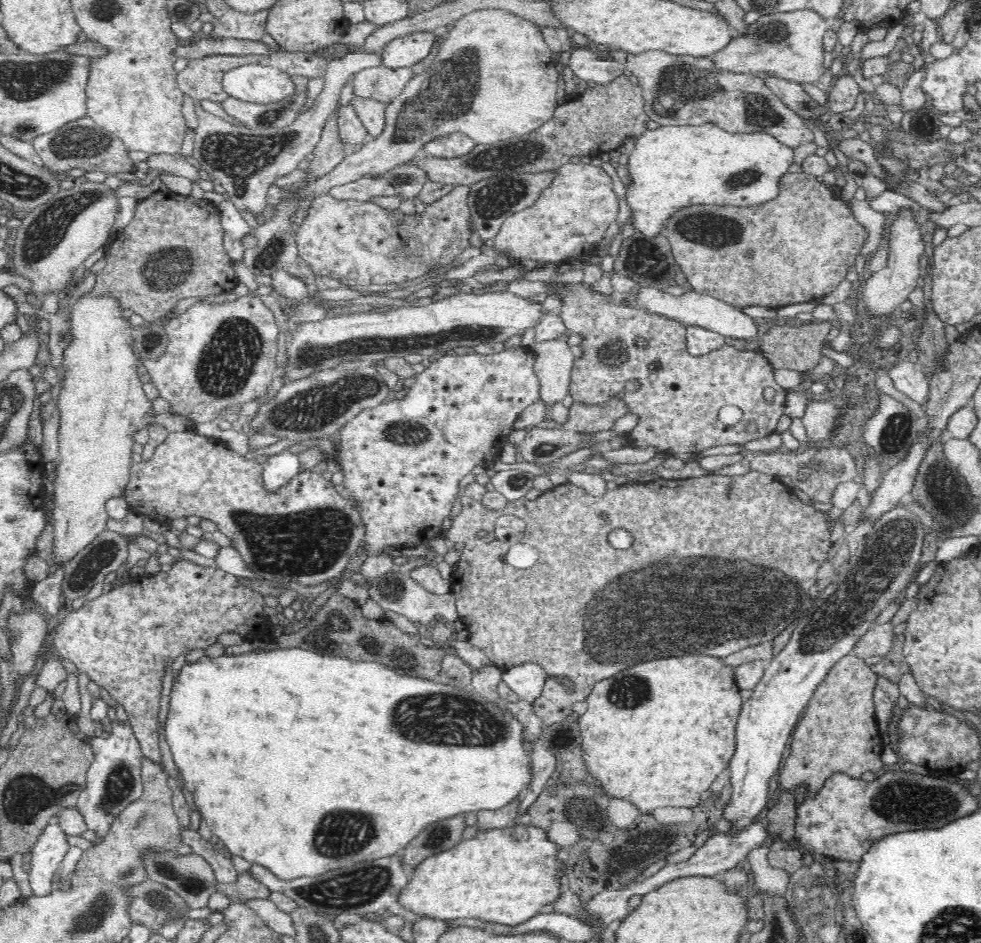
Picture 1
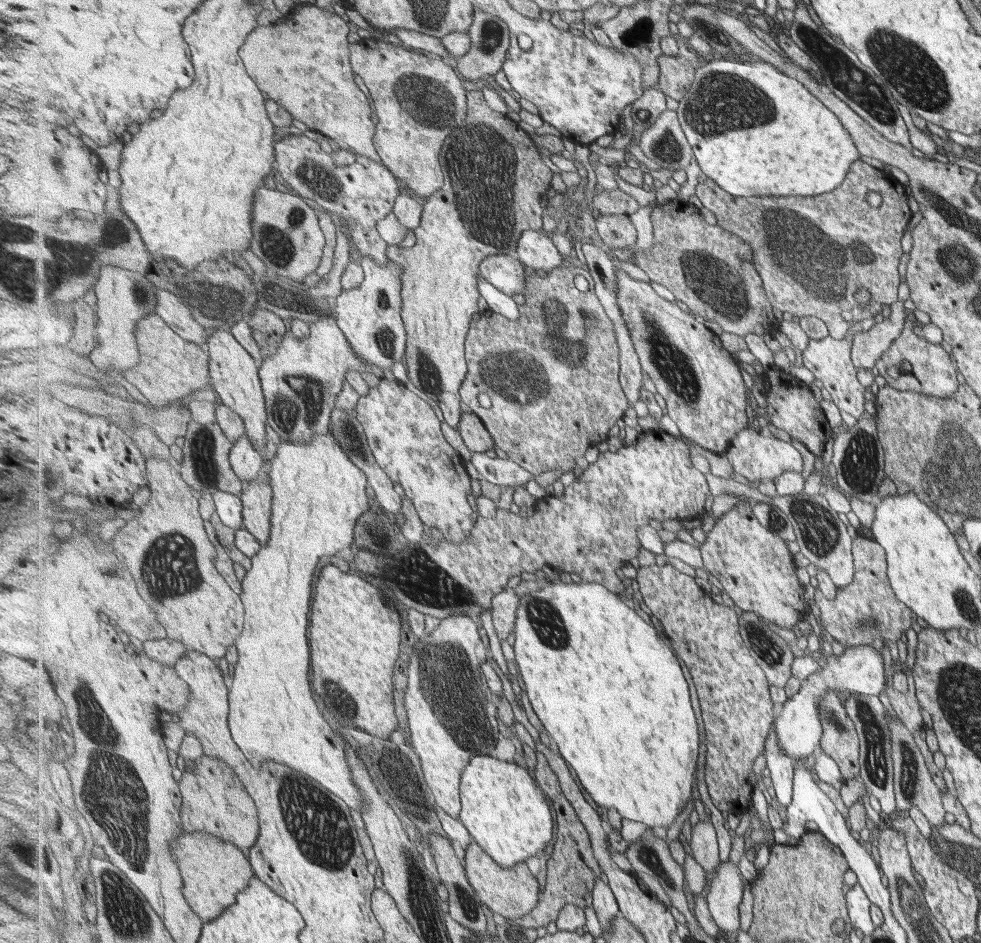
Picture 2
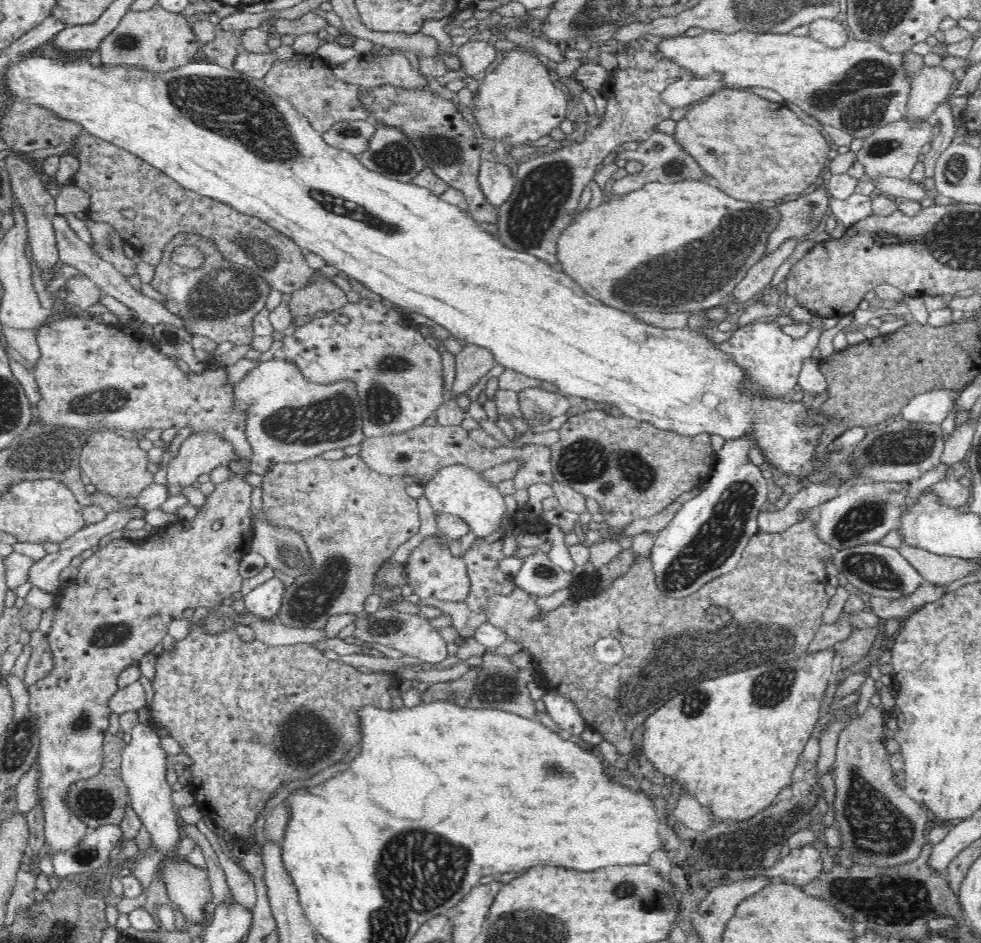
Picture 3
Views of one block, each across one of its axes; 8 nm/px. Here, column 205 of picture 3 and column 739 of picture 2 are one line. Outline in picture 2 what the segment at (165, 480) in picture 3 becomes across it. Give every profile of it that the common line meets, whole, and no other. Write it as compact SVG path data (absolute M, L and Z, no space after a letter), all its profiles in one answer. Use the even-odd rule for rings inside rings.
M747 428L742 430L729 445L727 452L723 454L733 464L733 469L748 481L773 481L777 476L782 476L785 472L801 472L803 470L803 458L799 450L793 444L787 444L779 440L768 432L766 428L754 430Z

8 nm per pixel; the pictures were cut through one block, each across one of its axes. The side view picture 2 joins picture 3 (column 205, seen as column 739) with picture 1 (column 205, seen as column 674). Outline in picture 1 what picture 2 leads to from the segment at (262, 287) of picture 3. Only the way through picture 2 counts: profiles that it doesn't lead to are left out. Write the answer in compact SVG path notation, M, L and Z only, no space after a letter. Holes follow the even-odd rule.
M172 190L154 192L138 201L132 220L108 242L106 266L94 282L96 291L104 292L98 288L108 286L126 302L122 304L124 310L133 310L143 321L149 321L172 311L185 296L219 294L235 286L231 258L222 245L224 230L216 205Z

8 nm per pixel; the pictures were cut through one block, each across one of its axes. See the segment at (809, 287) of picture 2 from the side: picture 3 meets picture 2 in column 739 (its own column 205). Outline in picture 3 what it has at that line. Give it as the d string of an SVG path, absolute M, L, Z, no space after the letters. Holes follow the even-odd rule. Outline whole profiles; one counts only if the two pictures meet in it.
M86 132L75 138L77 153L69 150L78 157L80 166L74 173L71 182L78 188L84 189L90 195L90 204L83 217L90 217L100 222L110 222L118 226L118 234L141 254L141 260L152 265L158 264L162 256L163 247L176 234L196 233L212 239L217 244L227 260L240 262L242 266L248 266L254 274L262 275L265 281L272 285L277 291L282 291L287 297L292 291L305 287L318 278L317 271L311 269L307 264L301 248L284 236L281 232L274 230L259 218L242 214L230 205L224 204L213 198L208 198L180 186L177 181L170 178L160 168L148 164L137 154L132 154L120 146L110 143L104 138L92 136ZM122 210L137 210L139 213L134 220L122 217Z

